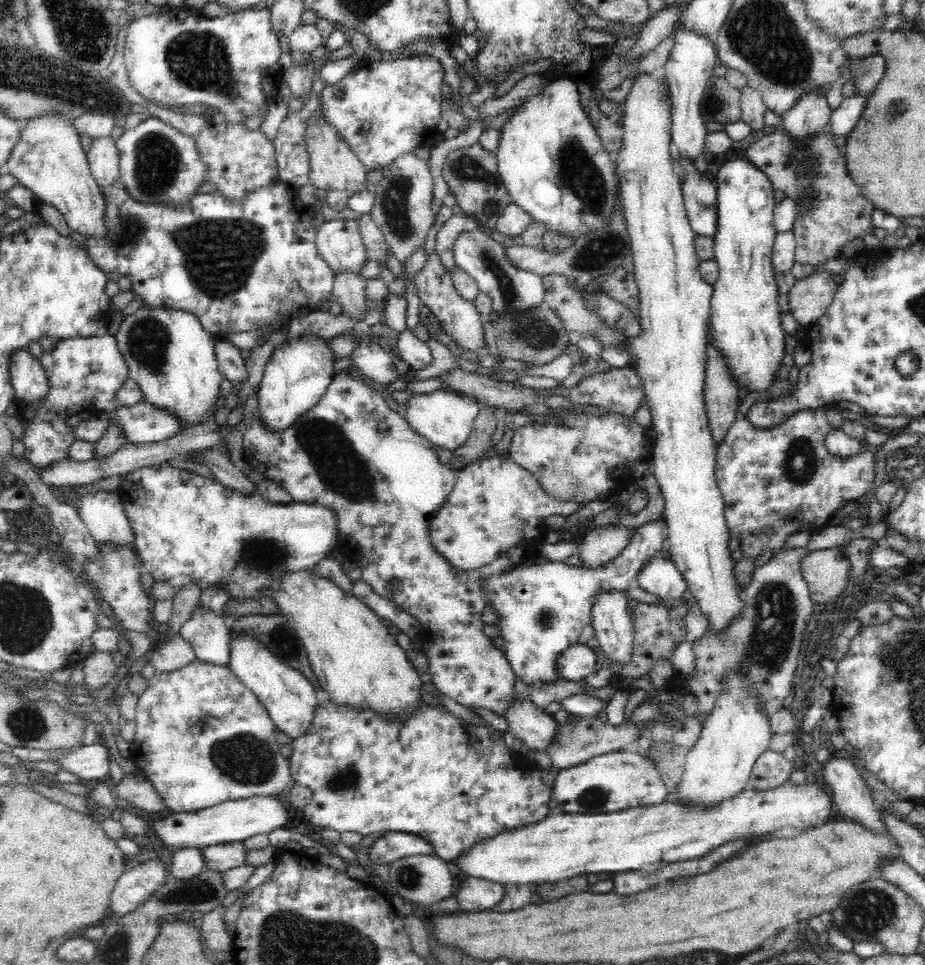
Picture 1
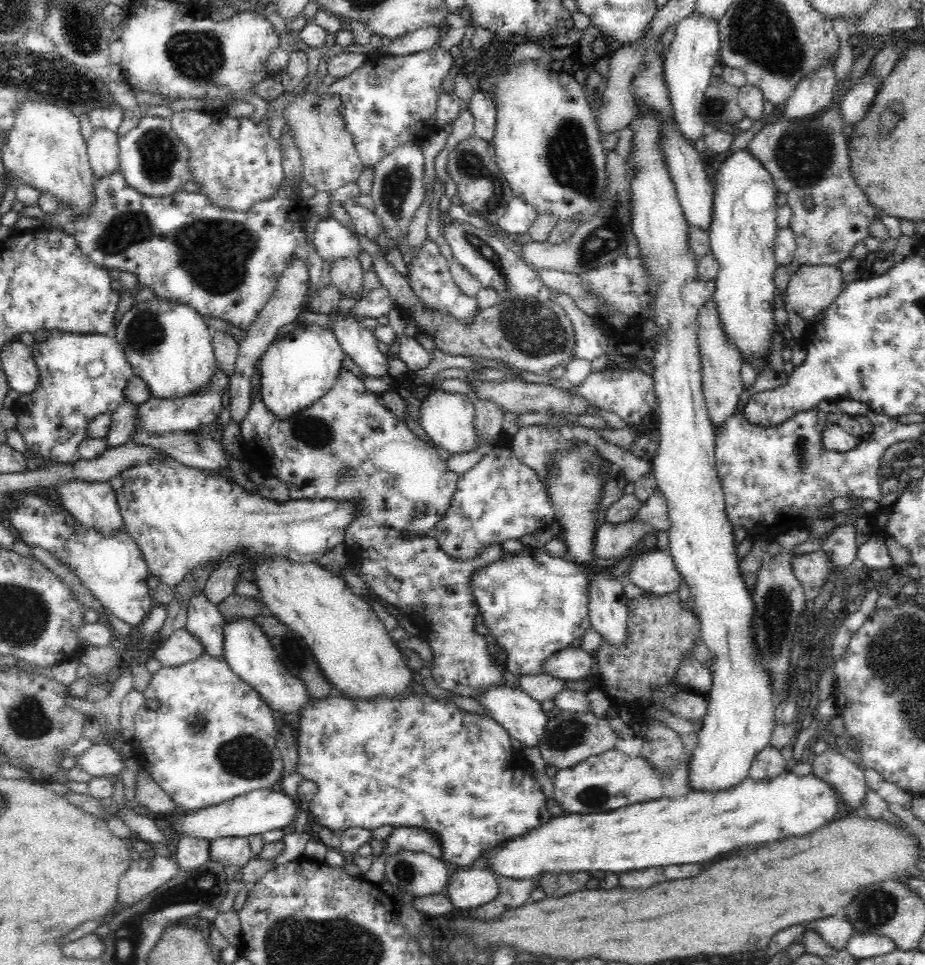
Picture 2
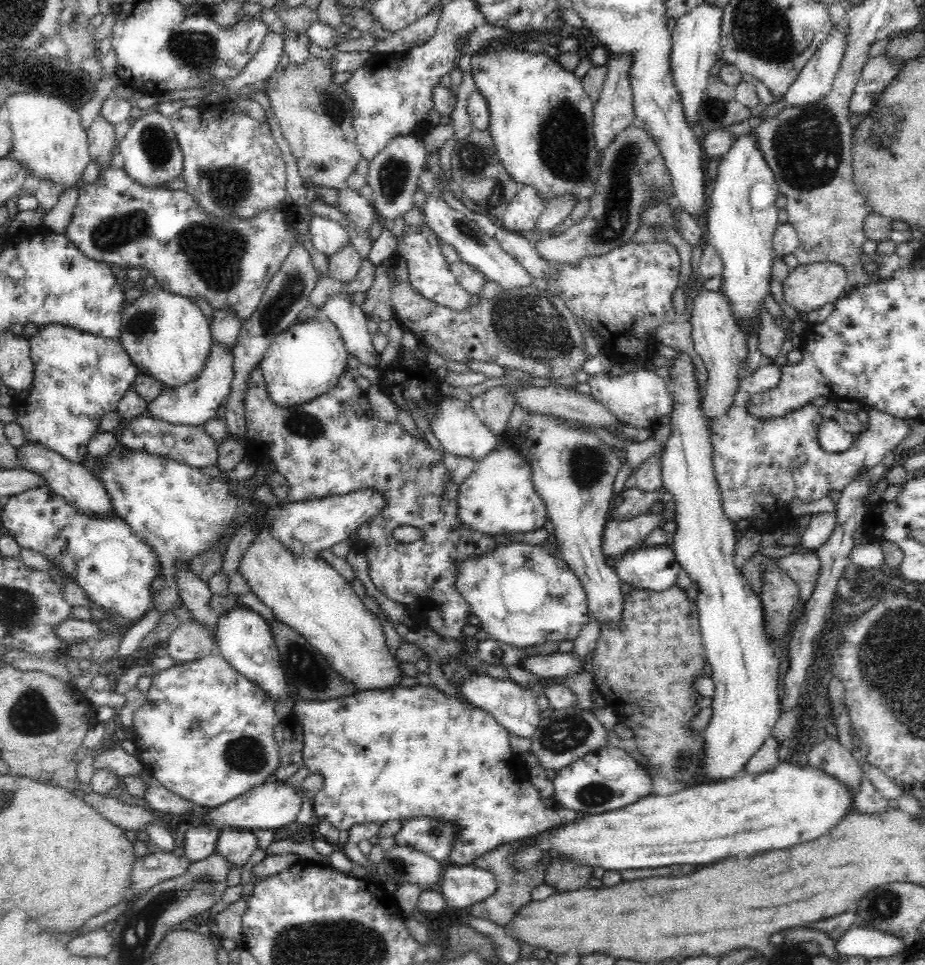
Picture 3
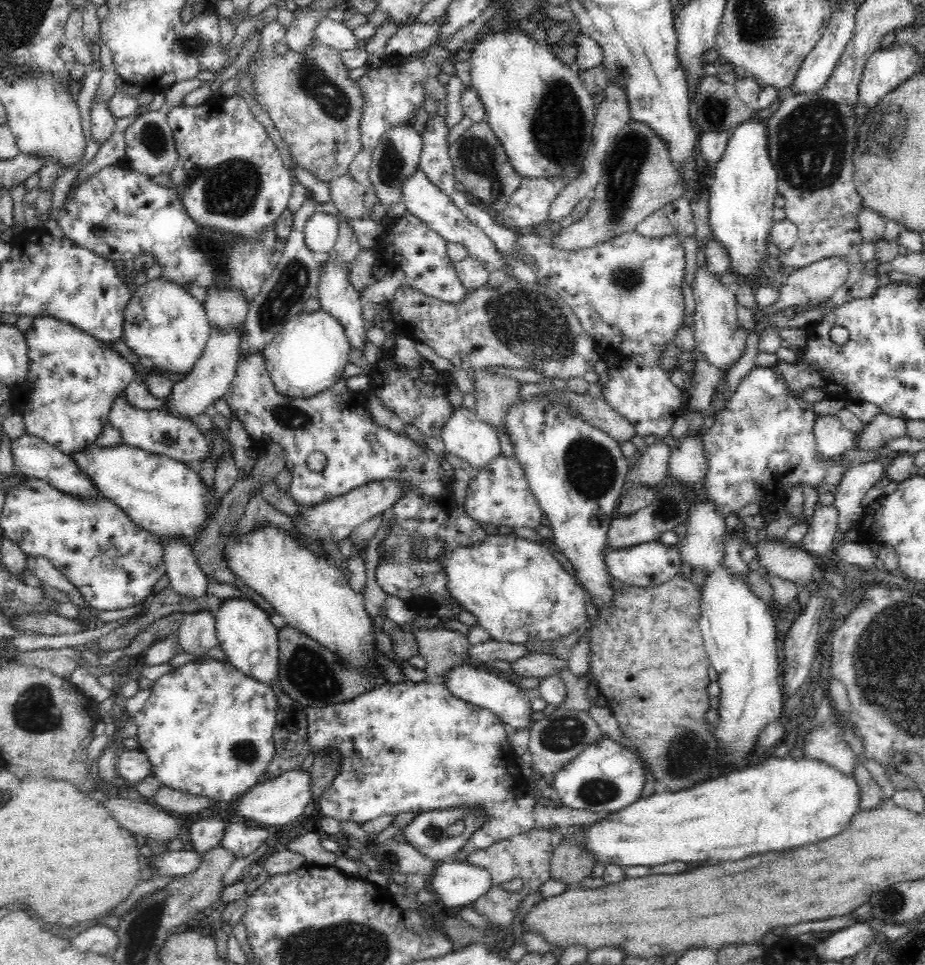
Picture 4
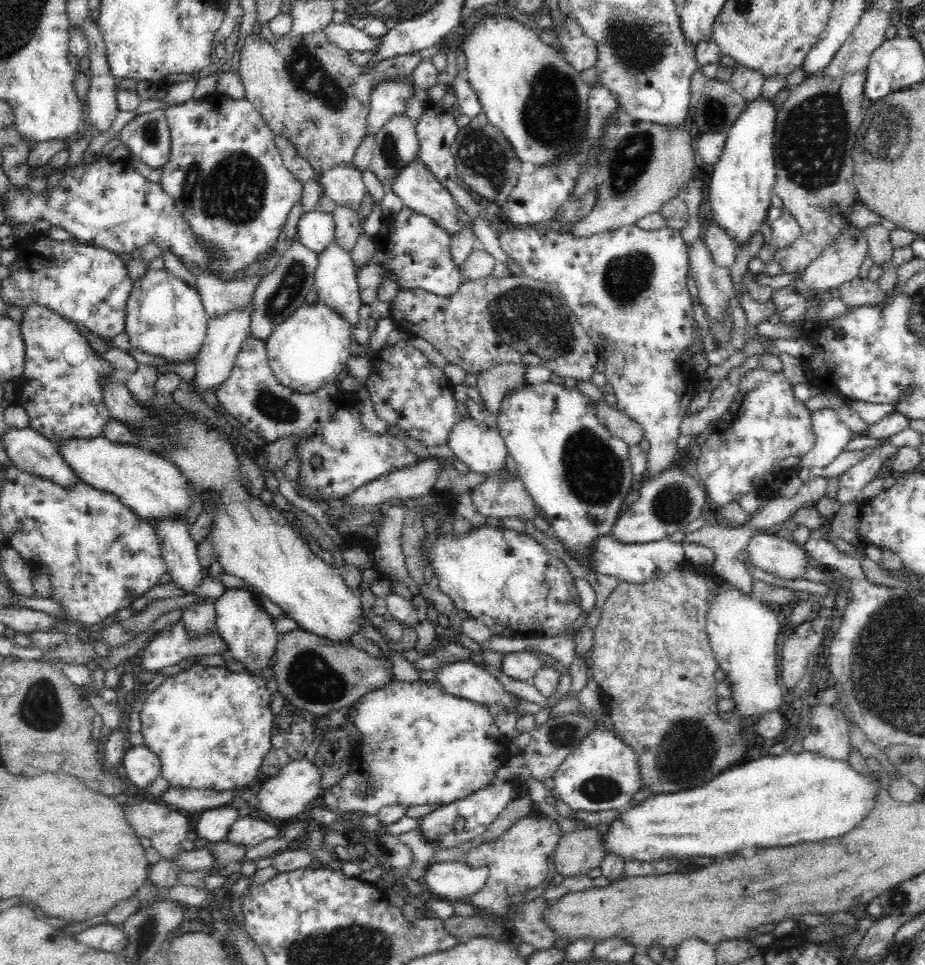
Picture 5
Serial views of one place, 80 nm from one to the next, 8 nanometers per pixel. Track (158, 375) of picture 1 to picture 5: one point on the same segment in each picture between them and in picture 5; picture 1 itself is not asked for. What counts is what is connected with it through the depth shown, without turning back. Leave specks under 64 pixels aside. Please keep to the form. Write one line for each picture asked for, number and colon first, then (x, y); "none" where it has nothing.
2: (168, 346)
3: (165, 335)
4: (162, 322)
5: (164, 317)

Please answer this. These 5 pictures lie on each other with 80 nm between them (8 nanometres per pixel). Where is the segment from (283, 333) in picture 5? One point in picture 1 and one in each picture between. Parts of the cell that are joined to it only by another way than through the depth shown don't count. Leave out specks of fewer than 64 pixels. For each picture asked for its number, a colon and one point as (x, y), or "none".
1: (298, 374)
2: (297, 370)
3: (307, 359)
4: (308, 356)

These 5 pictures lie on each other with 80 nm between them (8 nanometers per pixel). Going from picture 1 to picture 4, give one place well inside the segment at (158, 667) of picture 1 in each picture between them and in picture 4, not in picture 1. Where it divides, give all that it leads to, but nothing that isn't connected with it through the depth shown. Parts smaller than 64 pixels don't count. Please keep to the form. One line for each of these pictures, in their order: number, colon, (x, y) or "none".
2: (180, 647)
3: (191, 641)
4: (197, 635)

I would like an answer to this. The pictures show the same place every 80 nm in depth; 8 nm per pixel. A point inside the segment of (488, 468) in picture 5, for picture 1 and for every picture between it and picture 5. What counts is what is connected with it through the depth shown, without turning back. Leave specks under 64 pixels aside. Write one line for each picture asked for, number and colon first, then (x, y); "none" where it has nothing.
1: (444, 417)
2: (447, 418)
3: (459, 431)
4: (473, 440)

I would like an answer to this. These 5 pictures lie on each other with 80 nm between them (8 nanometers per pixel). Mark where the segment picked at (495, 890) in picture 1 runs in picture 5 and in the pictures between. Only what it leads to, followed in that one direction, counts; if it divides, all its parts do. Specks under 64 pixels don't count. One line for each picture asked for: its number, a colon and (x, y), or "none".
2: (469, 888)
3: (462, 886)
4: (457, 884)
5: (452, 881)

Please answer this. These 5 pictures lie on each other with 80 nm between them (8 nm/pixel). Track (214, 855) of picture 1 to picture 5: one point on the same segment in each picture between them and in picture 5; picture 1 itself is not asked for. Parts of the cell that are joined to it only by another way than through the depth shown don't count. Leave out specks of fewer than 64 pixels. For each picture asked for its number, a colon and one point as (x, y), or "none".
2: (227, 851)
3: (236, 847)
4: (241, 840)
5: (249, 832)

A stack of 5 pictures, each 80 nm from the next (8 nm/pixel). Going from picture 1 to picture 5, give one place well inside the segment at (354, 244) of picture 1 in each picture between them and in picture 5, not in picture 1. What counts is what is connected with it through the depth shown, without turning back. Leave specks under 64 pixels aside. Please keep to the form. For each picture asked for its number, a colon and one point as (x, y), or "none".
2: (333, 241)
3: (328, 235)
4: (321, 230)
5: (316, 230)

